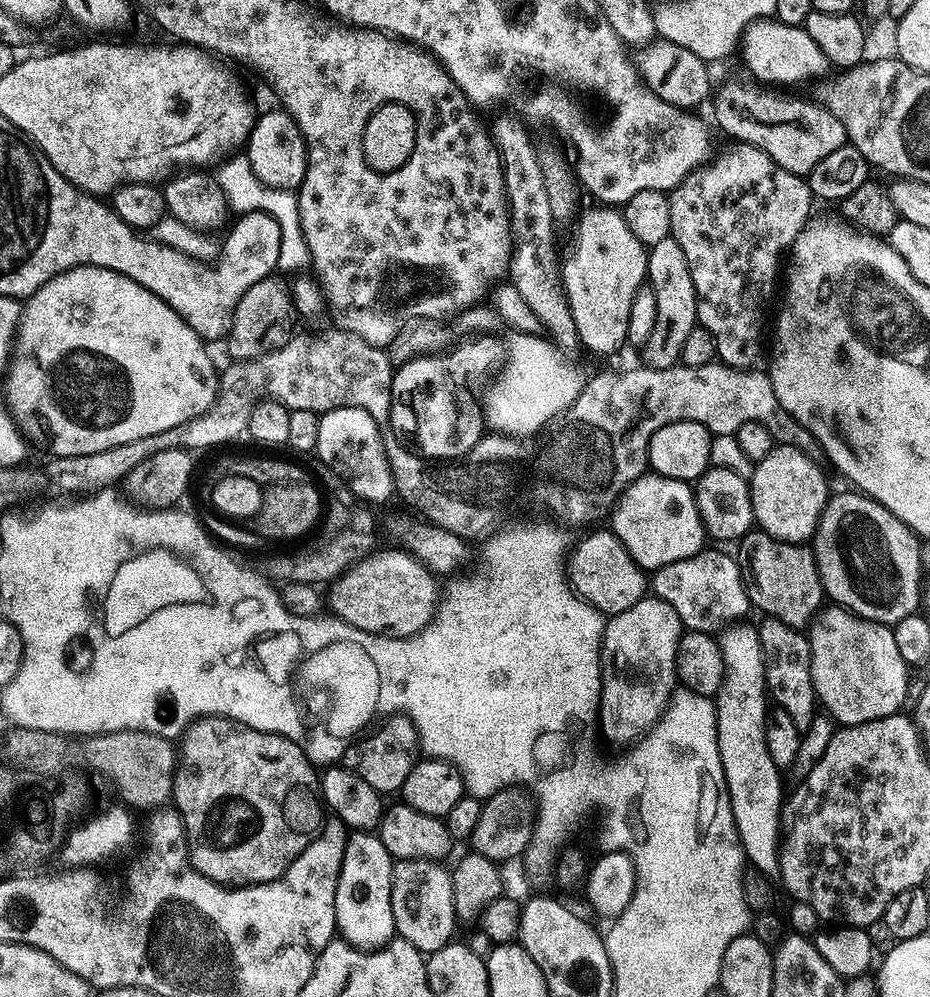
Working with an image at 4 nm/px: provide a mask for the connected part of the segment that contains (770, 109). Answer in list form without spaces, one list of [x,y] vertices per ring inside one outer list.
[[[751,82],[752,84],[724,84],[715,89],[714,100],[716,96],[716,124],[728,136],[733,136],[733,141],[741,144],[752,144],[756,148],[761,148],[766,154],[770,154],[770,158],[779,168],[785,168],[794,173],[795,176],[807,177],[810,170],[814,170],[814,166],[818,166],[818,162],[822,162],[822,158],[826,158],[826,154],[832,153],[833,150],[838,150],[838,146],[842,146],[846,142],[846,133],[842,122],[838,122],[838,118],[834,118],[834,114],[828,111],[827,108],[819,103],[811,104],[808,100],[795,100],[792,96],[779,96],[779,91],[769,90],[767,87],[761,86],[759,83]]]

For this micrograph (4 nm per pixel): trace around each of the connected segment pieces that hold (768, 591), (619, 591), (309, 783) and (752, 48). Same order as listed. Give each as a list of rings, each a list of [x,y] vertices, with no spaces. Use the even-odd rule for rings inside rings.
[[[753,530],[738,542],[740,573],[748,603],[765,617],[786,622],[786,626],[807,629],[821,611],[826,597],[816,565],[816,555],[807,543],[791,544],[782,542],[766,532]],[[821,603],[821,604],[820,604]]]
[[[607,527],[597,532],[588,532],[573,548],[571,545],[566,556],[566,575],[572,591],[604,613],[605,617],[617,616],[622,614],[622,610],[630,610],[630,606],[641,600],[650,588],[645,569],[636,565],[626,546],[622,546],[620,539]]]
[[[204,716],[196,720],[184,731],[178,744],[178,763],[176,765],[176,777],[172,787],[172,800],[177,812],[180,813],[184,823],[184,837],[188,839],[188,854],[192,866],[197,868],[206,878],[210,878],[216,884],[225,886],[247,886],[250,884],[265,884],[271,880],[277,880],[290,866],[290,862],[302,849],[310,843],[315,836],[320,835],[320,829],[326,819],[325,809],[318,795],[318,774],[313,761],[304,754],[304,750],[292,740],[278,735],[277,732],[259,732],[253,728],[245,728],[242,724],[236,724],[233,720],[227,720],[221,716]]]
[[[775,18],[755,20],[753,24],[747,25],[742,37],[742,52],[743,48],[744,60],[748,63],[749,70],[757,76],[753,77],[768,86],[800,84],[803,80],[816,80],[830,72],[826,54],[818,50],[818,45],[806,29],[783,24]]]

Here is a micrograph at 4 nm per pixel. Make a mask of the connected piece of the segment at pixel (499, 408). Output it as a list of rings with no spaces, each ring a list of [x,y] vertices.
[[[516,334],[512,337],[514,338],[509,342],[508,348],[506,344],[506,359],[499,369],[500,377],[497,378],[496,385],[488,394],[488,401],[485,402],[484,409],[482,408],[482,415],[487,427],[497,433],[531,434],[539,431],[552,415],[566,411],[576,401],[578,394],[584,388],[585,377],[580,376],[578,369],[571,368],[564,361],[563,354],[559,352],[561,349],[555,343],[547,344],[544,341],[547,339],[543,335]]]

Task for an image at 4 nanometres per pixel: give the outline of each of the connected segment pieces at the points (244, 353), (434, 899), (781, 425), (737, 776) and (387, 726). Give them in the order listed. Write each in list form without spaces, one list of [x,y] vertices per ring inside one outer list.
[[[276,278],[264,279],[250,287],[239,298],[232,311],[230,323],[227,325],[226,341],[228,340],[228,352],[232,355],[231,359],[236,362],[256,360],[259,356],[265,356],[267,352],[273,352],[282,346],[286,346],[286,342],[291,340],[294,335],[292,318],[294,319],[294,312],[289,289],[284,289],[276,281]]]
[[[396,860],[392,866],[392,909],[396,936],[410,942],[421,954],[437,952],[442,946],[453,943],[458,925],[452,873],[443,868],[440,860]]]
[[[719,362],[706,366],[678,363],[673,368],[668,368],[668,374],[674,374],[674,390],[688,390],[688,417],[684,419],[686,422],[702,422],[702,426],[718,436],[733,435],[738,426],[742,426],[742,422],[762,422],[762,426],[770,430],[777,444],[793,444],[806,455],[815,457],[818,445],[810,430],[806,430],[780,405],[767,371],[756,371],[727,368]]]
[[[730,626],[719,633],[718,639],[720,649],[722,650],[722,662],[724,663],[724,681],[722,686],[716,691],[714,703],[716,706],[716,741],[718,742],[718,754],[722,762],[722,770],[724,771],[724,781],[726,782],[726,790],[728,791],[728,801],[732,807],[734,814],[734,826],[738,830],[738,838],[740,844],[744,847],[744,855],[747,863],[751,867],[758,869],[763,876],[769,878],[779,877],[780,874],[780,810],[786,799],[786,788],[780,785],[781,769],[774,766],[774,761],[770,759],[770,750],[766,750],[766,734],[764,728],[768,725],[768,717],[770,715],[770,697],[767,693],[768,683],[766,682],[766,674],[764,673],[764,655],[762,654],[762,642],[760,641],[759,631],[755,627],[740,628],[744,626]]]
[[[392,714],[385,720],[388,721],[377,732],[369,731],[367,733],[369,736],[365,740],[357,739],[349,743],[344,749],[342,760],[351,772],[356,772],[358,778],[362,778],[362,782],[374,786],[376,792],[396,794],[406,782],[406,774],[414,770],[417,759],[421,755],[420,736],[412,724],[412,719],[406,715]]]

